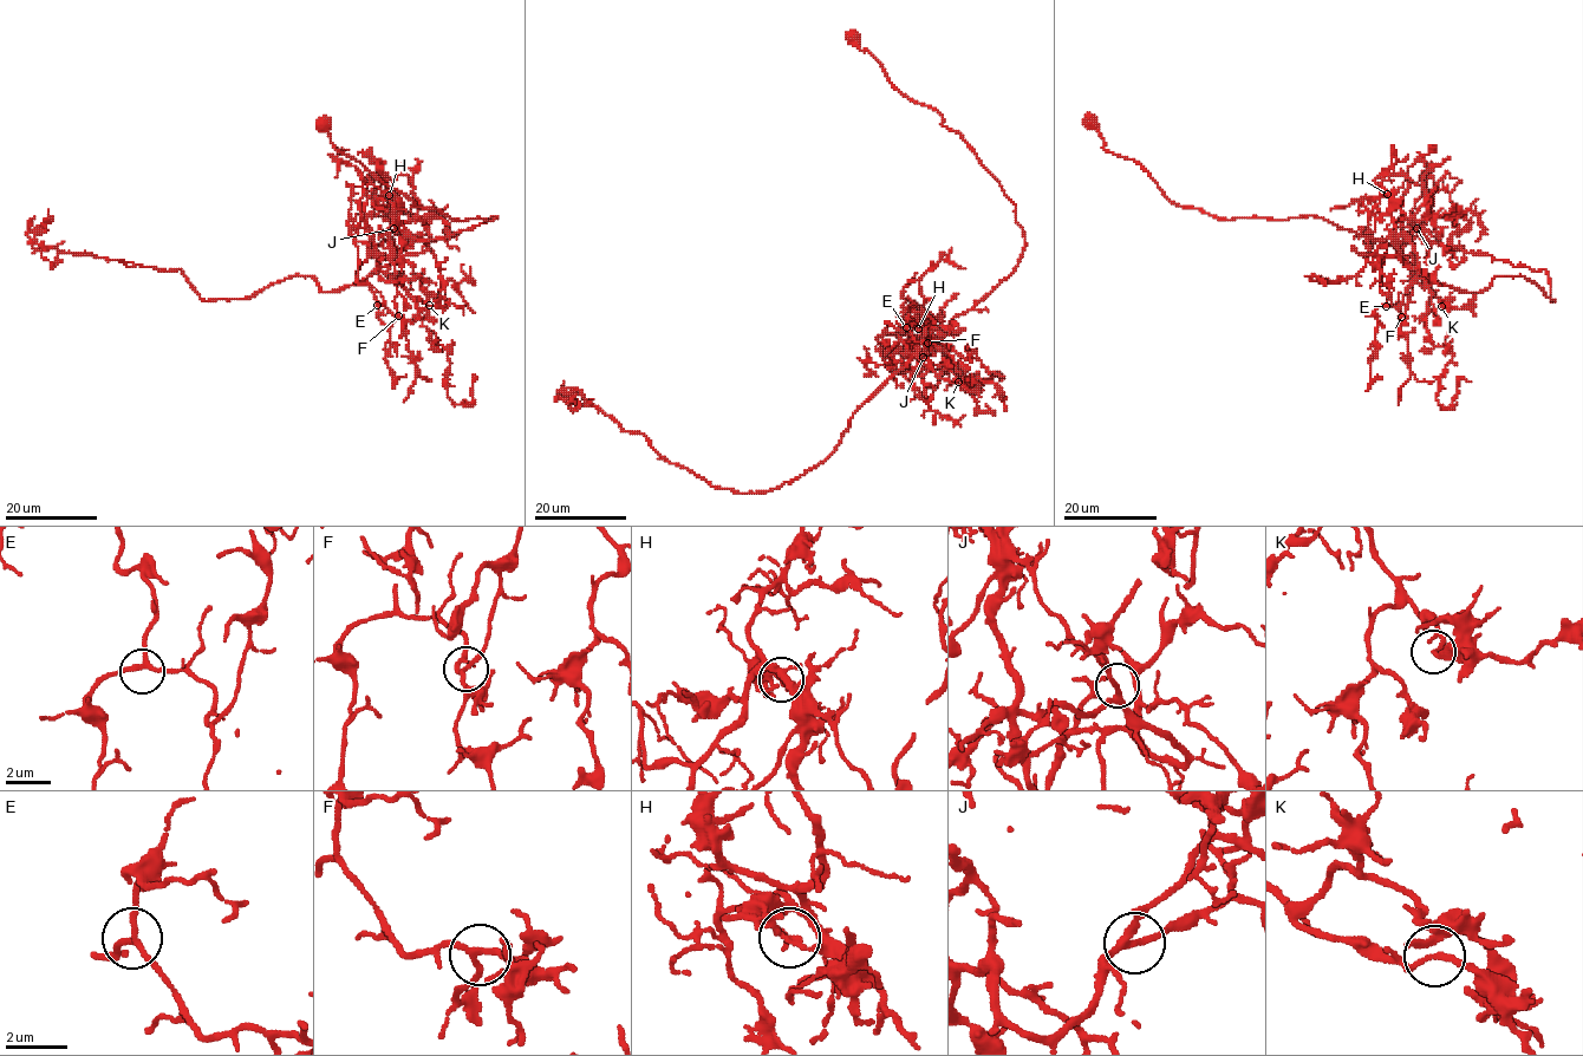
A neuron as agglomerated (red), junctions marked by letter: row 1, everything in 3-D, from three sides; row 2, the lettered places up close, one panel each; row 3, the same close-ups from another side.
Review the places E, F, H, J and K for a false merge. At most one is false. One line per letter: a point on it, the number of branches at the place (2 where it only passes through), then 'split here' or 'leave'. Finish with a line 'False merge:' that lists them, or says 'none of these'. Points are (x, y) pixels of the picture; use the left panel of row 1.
E: at (377, 305); 3 branches meet; leave
F: at (398, 315); 3 branches meet; leave
H: at (389, 195); 2 branches meet; split here
J: at (393, 228); 3 branches meet; leave
K: at (429, 305); 2 branches meet; leave
False merge: H

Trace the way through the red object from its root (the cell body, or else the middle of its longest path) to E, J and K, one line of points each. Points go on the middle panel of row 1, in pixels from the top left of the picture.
E: (852, 36), (961, 136), (1025, 242), (944, 336), (884, 332), (906, 327)
J: (852, 36), (894, 88), (932, 108), (961, 136), (1015, 206), (1024, 236), (1017, 267), (957, 314), (923, 357)
K: (852, 36), (894, 88), (961, 136), (1015, 206), (1025, 242), (1017, 267), (916, 352), (940, 378), (958, 382)

